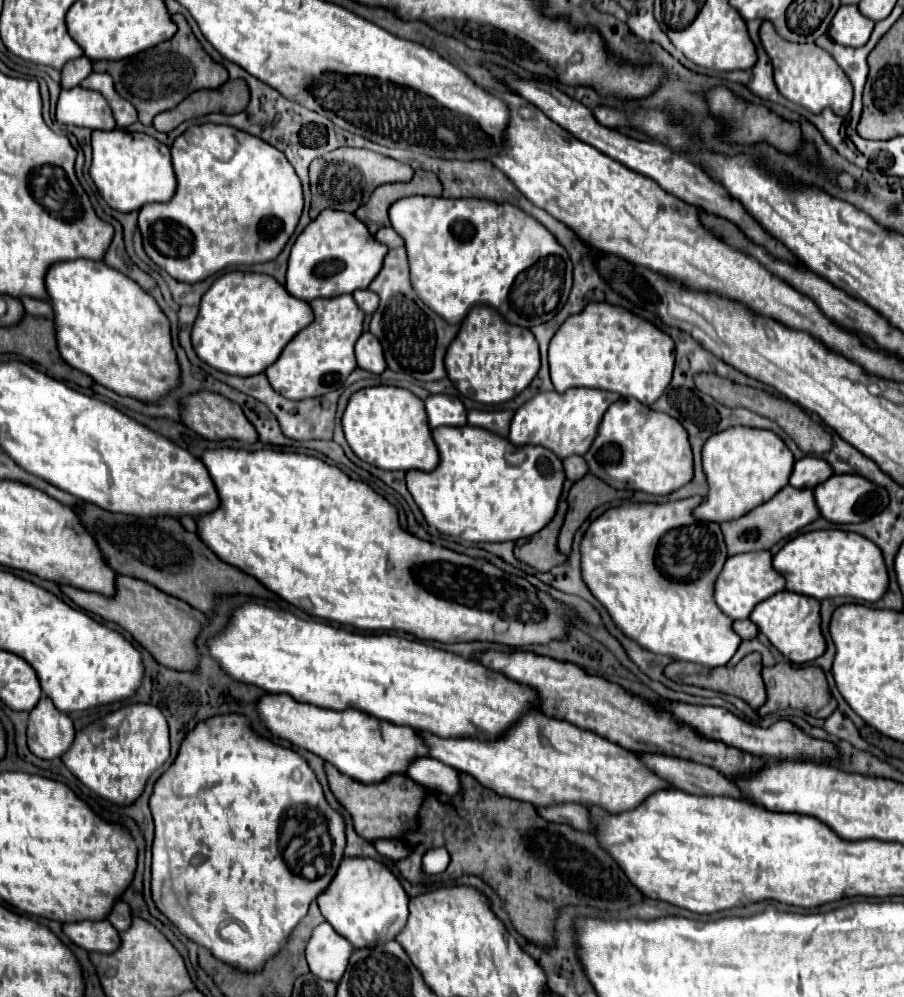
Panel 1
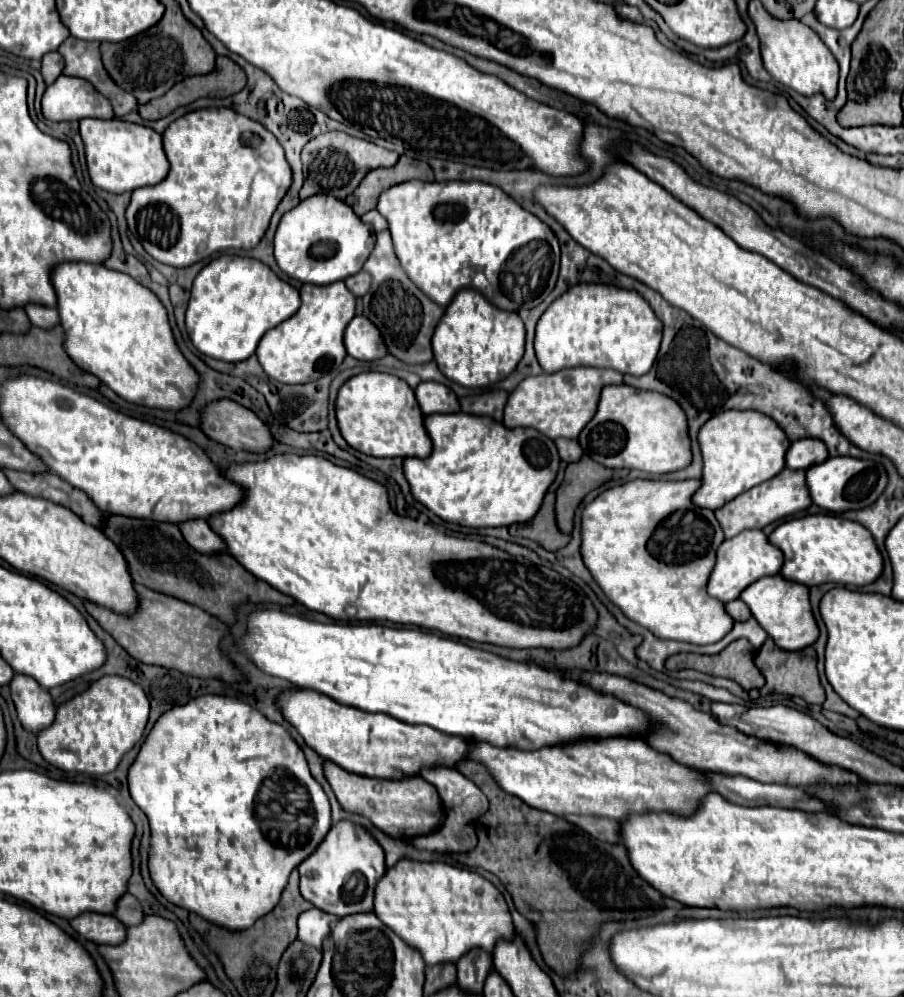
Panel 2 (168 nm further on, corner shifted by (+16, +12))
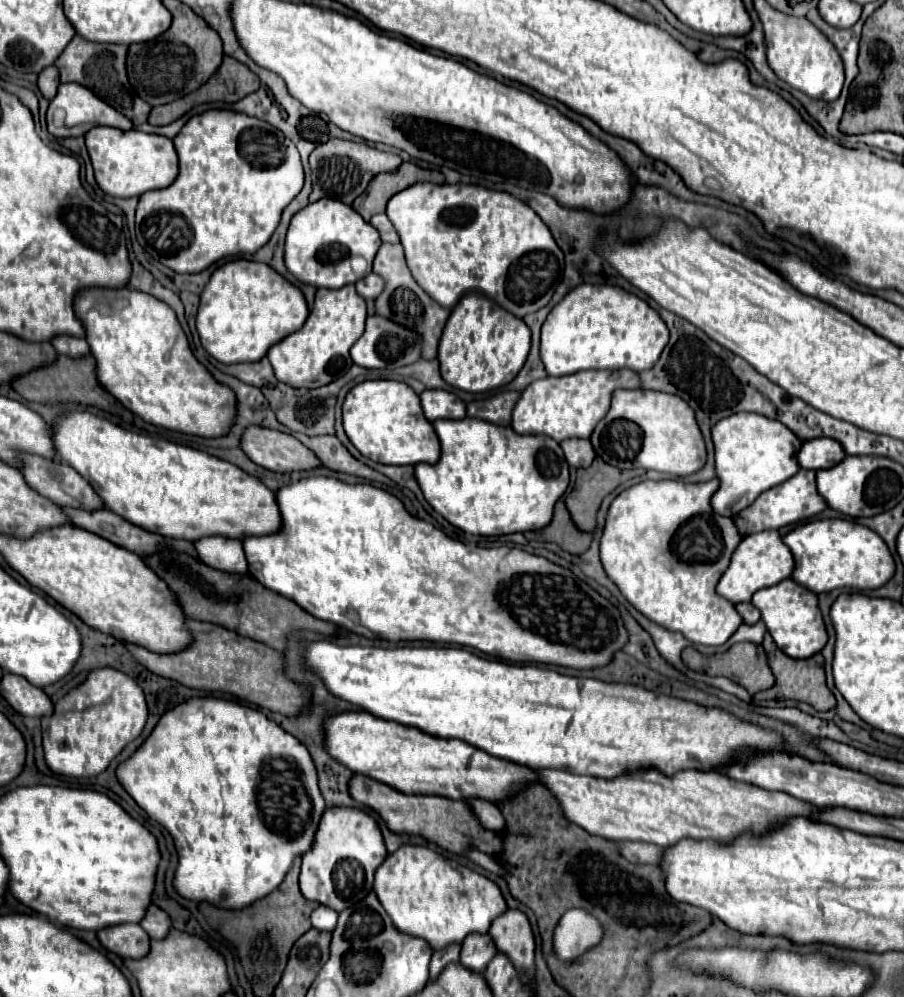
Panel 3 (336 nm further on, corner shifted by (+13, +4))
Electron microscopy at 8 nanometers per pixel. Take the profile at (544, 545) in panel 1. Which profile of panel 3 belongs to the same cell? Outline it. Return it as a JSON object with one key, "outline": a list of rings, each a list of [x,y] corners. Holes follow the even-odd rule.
{"outline":[[[559,499],[559,503],[555,505],[555,513],[553,513],[551,523],[545,529],[541,529],[541,539],[557,543],[563,551],[567,551],[571,555],[581,555],[589,549],[591,533],[581,533],[573,525],[569,511],[565,509],[565,503]]]}

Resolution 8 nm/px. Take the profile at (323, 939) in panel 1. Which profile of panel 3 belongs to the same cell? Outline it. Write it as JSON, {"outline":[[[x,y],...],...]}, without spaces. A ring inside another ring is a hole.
{"outline":[[[319,905],[319,907],[315,907],[315,911],[311,913],[311,925],[313,925],[313,929],[317,929],[317,931],[333,931],[335,925],[337,925],[337,915],[335,915],[333,909]]]}

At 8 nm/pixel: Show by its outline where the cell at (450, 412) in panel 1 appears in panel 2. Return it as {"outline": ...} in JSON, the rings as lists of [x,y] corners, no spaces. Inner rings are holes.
{"outline":[[[426,381],[416,387],[416,399],[424,415],[432,413],[458,413],[458,397],[446,385],[436,381]]]}

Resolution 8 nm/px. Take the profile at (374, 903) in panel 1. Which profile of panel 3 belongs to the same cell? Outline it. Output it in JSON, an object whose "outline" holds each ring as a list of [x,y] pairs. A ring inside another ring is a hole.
{"outline":[[[349,807],[327,809],[319,823],[313,849],[303,855],[299,875],[301,893],[305,899],[317,901],[341,913],[343,909],[359,903],[359,899],[367,897],[373,889],[373,875],[383,859],[387,859],[387,851],[373,817]]]}

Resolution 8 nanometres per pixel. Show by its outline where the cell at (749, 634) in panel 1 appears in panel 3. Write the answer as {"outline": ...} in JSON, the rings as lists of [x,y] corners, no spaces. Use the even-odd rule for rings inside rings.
{"outline":[[[739,603],[739,605],[735,605],[735,609],[737,609],[737,613],[741,615],[743,623],[753,625],[753,623],[757,623],[757,621],[761,619],[759,611],[757,611],[757,609],[755,609],[751,603]]]}

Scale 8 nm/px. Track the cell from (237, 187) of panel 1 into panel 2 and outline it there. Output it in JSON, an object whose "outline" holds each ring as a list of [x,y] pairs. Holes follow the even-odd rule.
{"outline":[[[208,107],[208,109],[190,111],[184,117],[176,119],[164,131],[164,151],[166,151],[168,161],[170,161],[168,177],[162,183],[158,183],[158,185],[136,189],[132,193],[132,201],[130,201],[128,211],[126,211],[128,229],[142,243],[146,253],[152,255],[160,263],[166,263],[166,265],[172,265],[172,267],[188,267],[188,265],[194,265],[194,263],[210,257],[216,251],[224,251],[224,249],[252,249],[252,247],[256,247],[260,243],[260,239],[264,237],[268,225],[270,225],[272,213],[276,211],[278,203],[282,201],[282,197],[286,195],[286,191],[288,191],[288,187],[292,183],[292,169],[290,169],[290,165],[288,165],[288,161],[284,157],[284,149],[278,143],[278,139],[262,123],[258,123],[258,121],[254,121],[254,119],[250,119],[246,115],[240,115],[234,109],[228,109],[228,107],[218,107],[218,109],[216,107]]]}

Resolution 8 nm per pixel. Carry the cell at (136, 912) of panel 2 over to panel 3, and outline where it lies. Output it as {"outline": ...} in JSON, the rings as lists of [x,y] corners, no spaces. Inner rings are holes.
{"outline":[[[149,905],[145,917],[140,924],[151,939],[161,939],[163,935],[169,933],[171,921],[169,921],[169,915],[163,909],[159,909],[157,905]]]}

